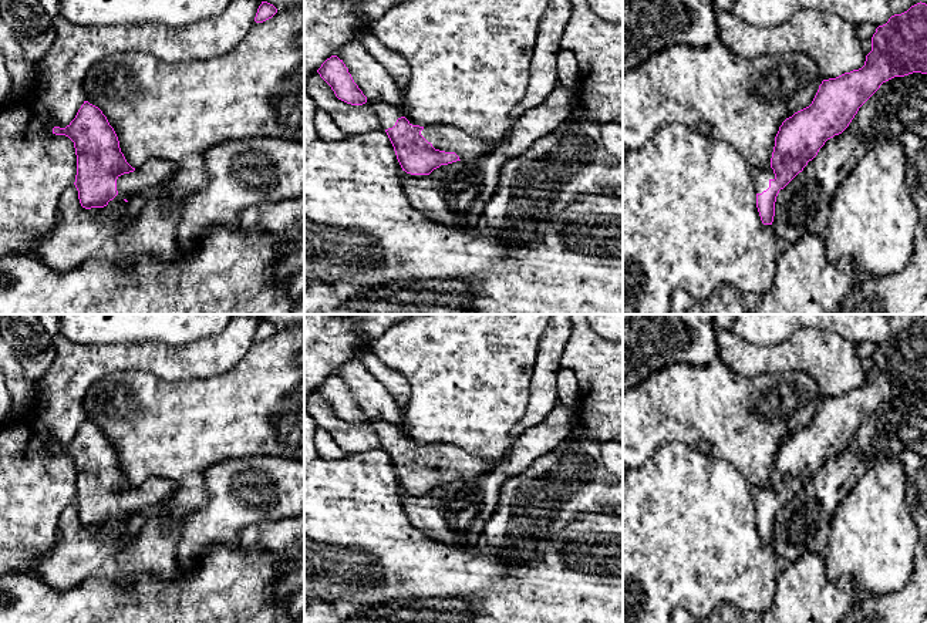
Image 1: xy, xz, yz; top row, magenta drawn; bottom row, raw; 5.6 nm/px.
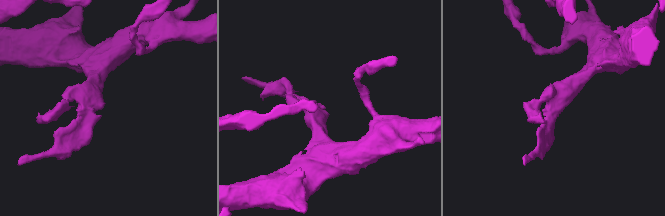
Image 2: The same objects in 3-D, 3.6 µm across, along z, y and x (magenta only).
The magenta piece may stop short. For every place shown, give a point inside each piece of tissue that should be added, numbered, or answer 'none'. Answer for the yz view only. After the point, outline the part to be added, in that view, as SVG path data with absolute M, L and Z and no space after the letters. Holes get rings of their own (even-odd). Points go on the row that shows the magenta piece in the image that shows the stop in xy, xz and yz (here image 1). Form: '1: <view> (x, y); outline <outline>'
1: yz (761, 178); outline M772 168L766 169L755 169L752 172L754 185L756 188L756 193L762 193L769 188L769 181L775 179L775 174Z

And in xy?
1: xy (155, 171); outline M151 158L134 172L124 174L117 179L118 199L138 199L139 193L156 188L169 181L179 169L181 162L165 158Z

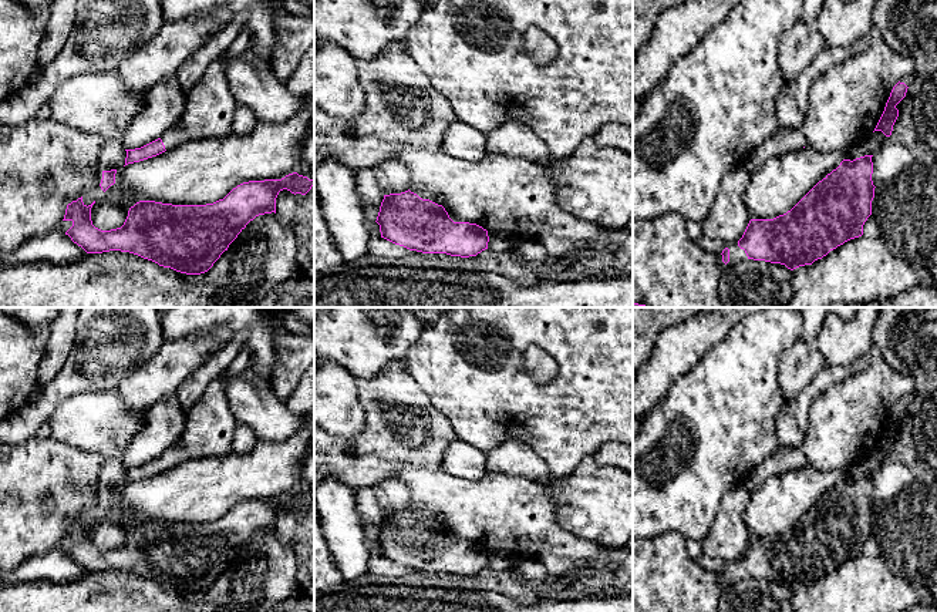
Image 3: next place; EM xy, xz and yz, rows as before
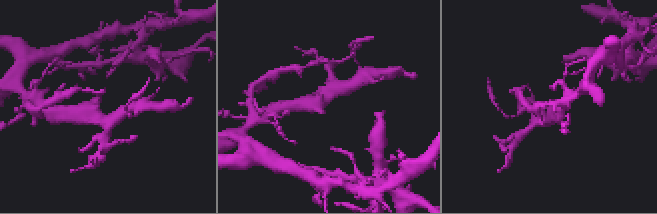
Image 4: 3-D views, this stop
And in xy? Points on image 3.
1: xy (209, 108); outline M242 30L229 48L209 64L200 81L186 91L183 115L161 137L166 151L191 139L222 139L232 134L236 101L230 94L225 67L253 46L253 34Z

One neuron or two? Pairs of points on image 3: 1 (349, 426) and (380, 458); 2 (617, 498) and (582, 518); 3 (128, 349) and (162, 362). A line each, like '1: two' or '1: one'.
1: two
2: one
3: two

